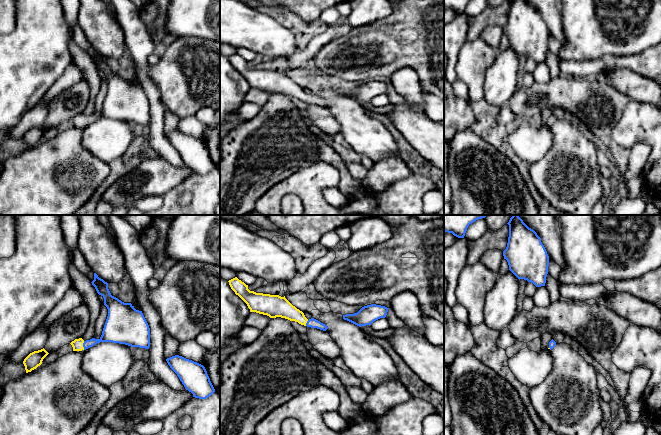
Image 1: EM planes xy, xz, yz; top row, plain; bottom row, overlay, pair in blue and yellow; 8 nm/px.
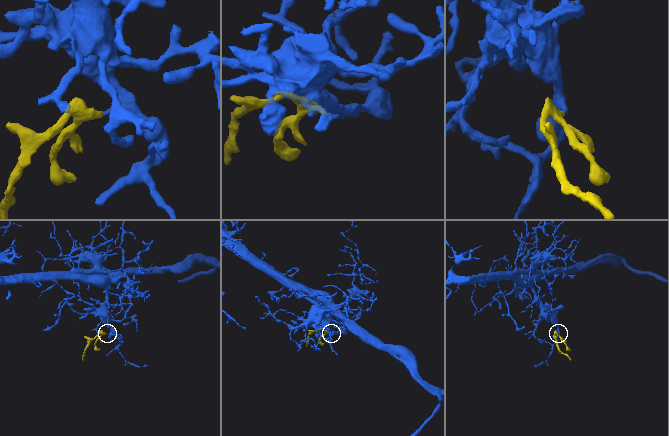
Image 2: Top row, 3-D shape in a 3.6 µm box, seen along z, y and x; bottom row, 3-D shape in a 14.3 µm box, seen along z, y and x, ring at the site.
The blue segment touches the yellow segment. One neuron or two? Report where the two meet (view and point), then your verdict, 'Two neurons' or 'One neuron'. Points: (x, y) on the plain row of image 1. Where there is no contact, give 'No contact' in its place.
Touches blue at xy (83, 121). One neuron

